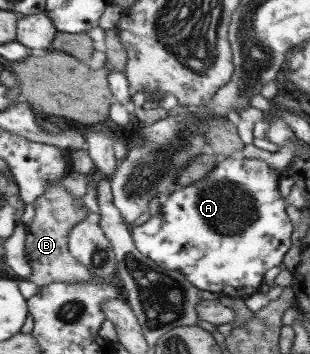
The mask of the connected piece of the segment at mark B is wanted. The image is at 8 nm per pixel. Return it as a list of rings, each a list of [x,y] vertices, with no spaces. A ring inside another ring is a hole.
[[[51,182],[45,194],[39,196],[34,202],[35,220],[25,226],[25,259],[31,266],[31,274],[27,278],[33,282],[39,290],[56,282],[82,283],[92,281],[95,276],[91,274],[89,267],[79,262],[69,248],[69,233],[77,223],[83,219],[90,219],[89,212],[84,205],[82,198],[75,198],[63,184]]]

